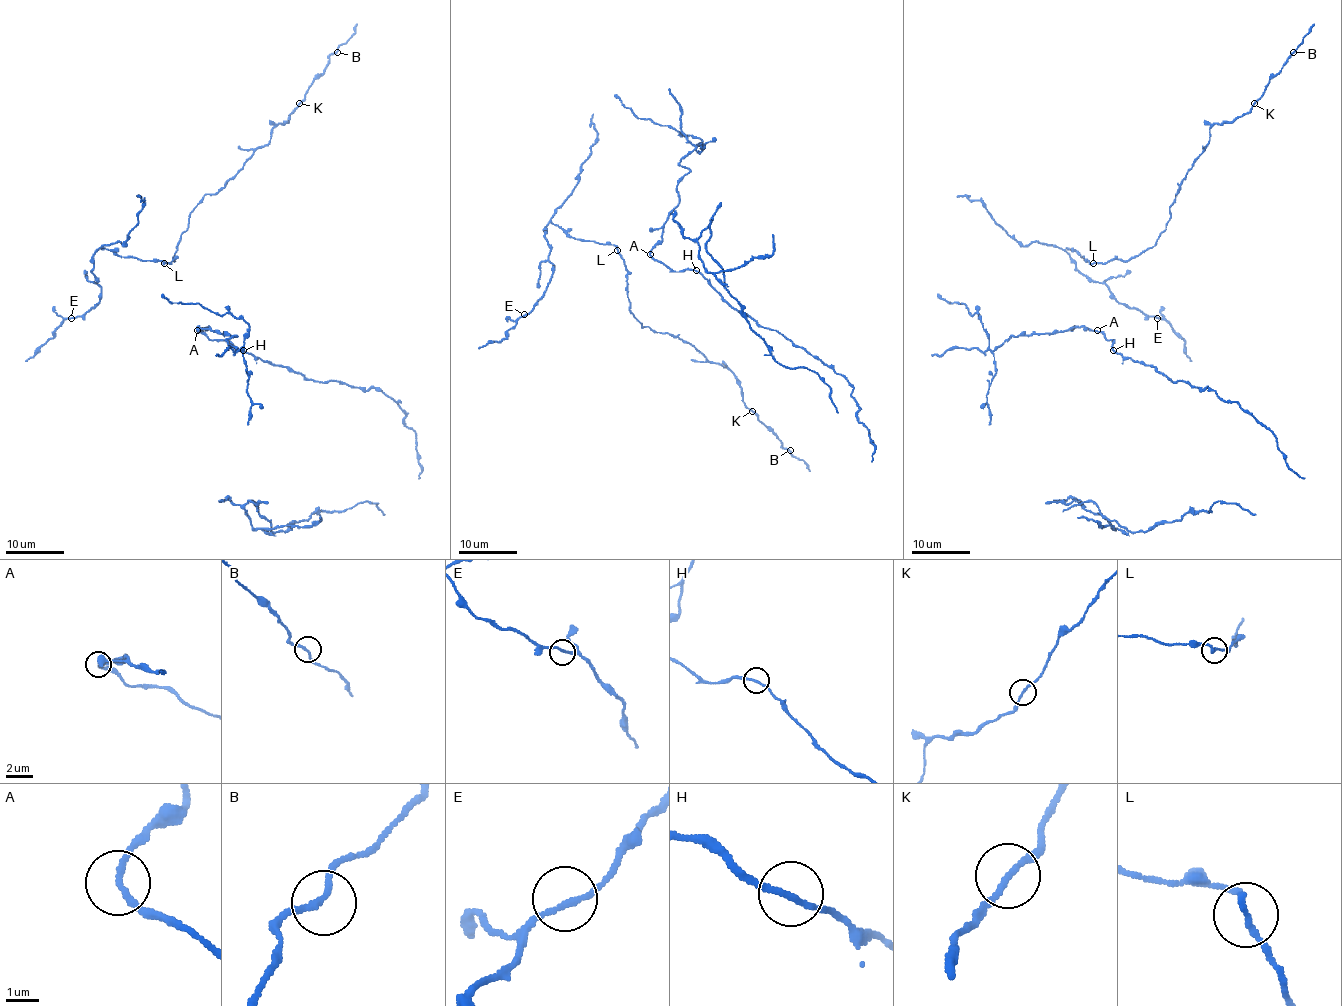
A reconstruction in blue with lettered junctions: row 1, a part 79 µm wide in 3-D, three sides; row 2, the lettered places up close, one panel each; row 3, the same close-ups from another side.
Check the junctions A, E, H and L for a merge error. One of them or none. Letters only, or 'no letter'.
no letter

